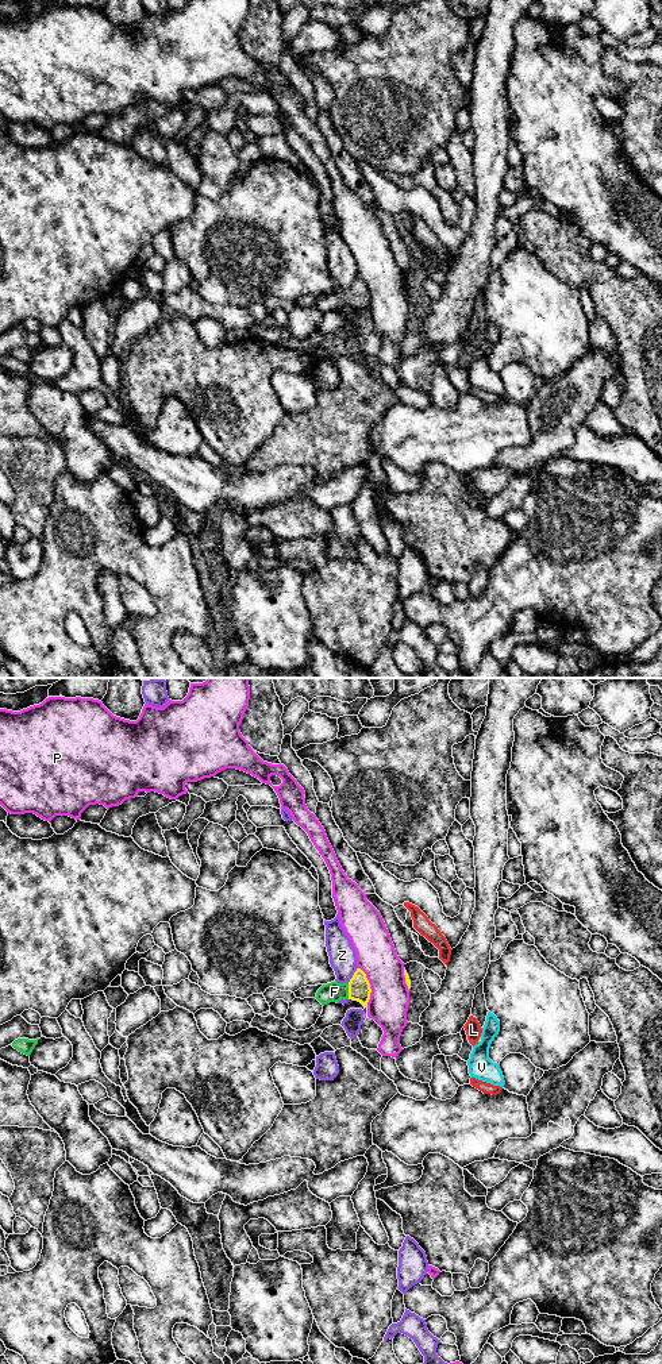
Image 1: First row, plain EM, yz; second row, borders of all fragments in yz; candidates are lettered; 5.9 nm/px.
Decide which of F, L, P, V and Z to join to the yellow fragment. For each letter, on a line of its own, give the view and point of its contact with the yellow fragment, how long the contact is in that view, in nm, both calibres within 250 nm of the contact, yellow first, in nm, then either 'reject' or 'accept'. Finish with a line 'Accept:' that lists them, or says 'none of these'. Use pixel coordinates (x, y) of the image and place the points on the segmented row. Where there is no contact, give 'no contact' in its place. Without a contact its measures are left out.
F: meets yellow in yz at (349, 990); contact 100 nm long; 130 nm thick on the yellow side, 120 nm on the other; accept
L: meets yellow in yz at (480, 1039); contact 40 nm long; 20 nm thick on the yellow side, 100 nm on the other; reject
P: meets yellow in yz at (369, 986); contact 240 nm long; 130 nm thick on the yellow side, 240 nm on the other; reject
V: meets yellow in yz at (480, 1040); contact 40 nm long; 20 nm thick on the yellow side, 150 nm on the other; reject
Z: meets yellow in yz at (353, 975); contact 110 nm long; 130 nm thick on the yellow side, 160 nm on the other; reject
Accept: F

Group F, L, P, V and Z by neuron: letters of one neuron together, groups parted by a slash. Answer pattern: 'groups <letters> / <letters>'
groups F / L / P / V / Z

